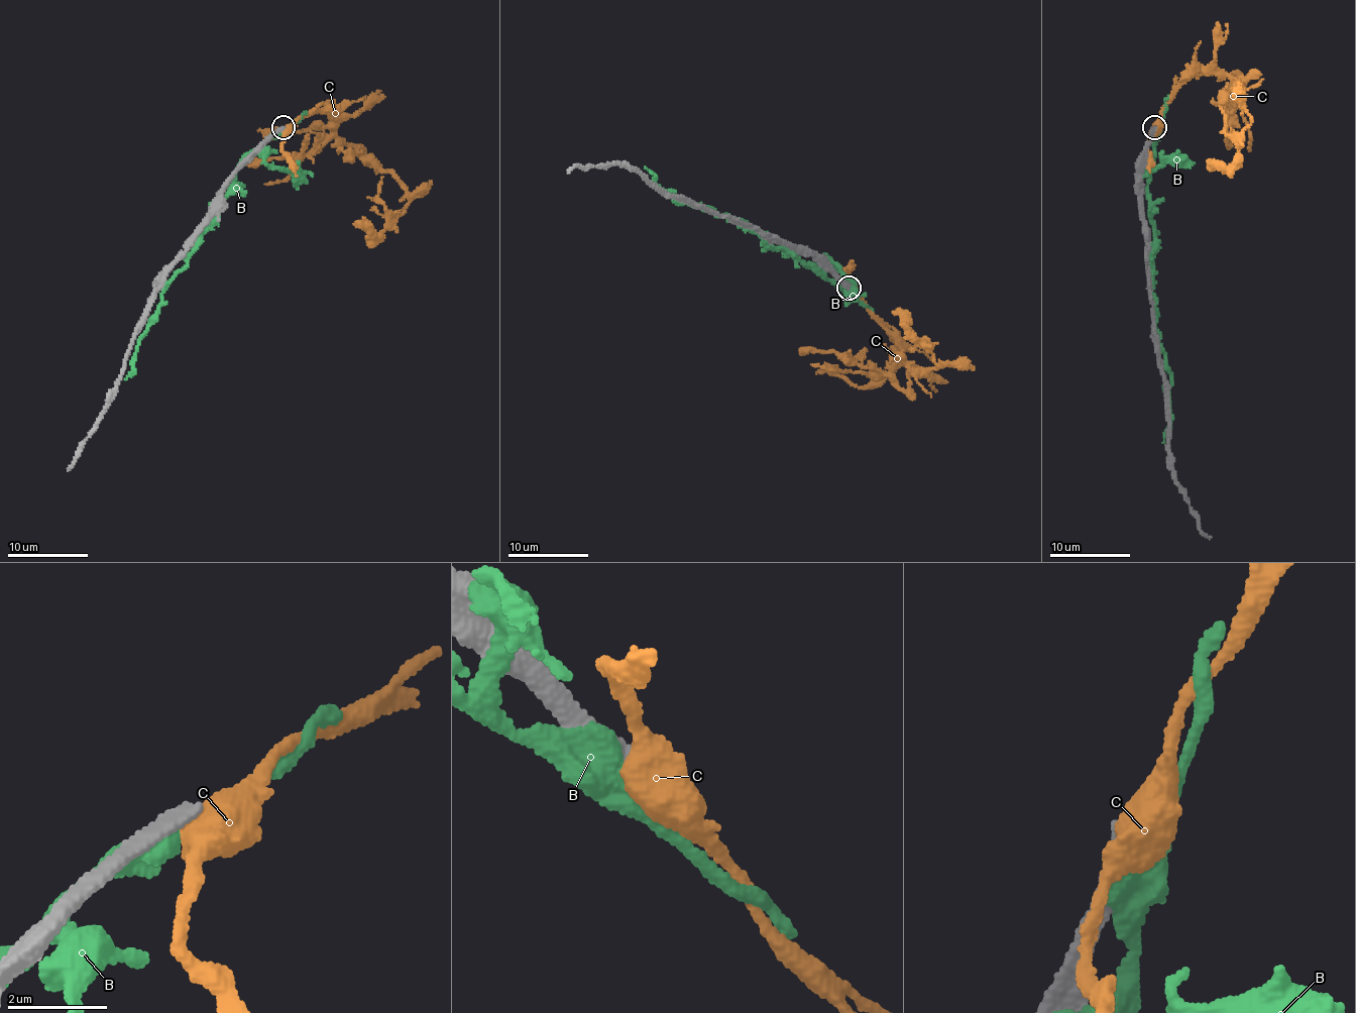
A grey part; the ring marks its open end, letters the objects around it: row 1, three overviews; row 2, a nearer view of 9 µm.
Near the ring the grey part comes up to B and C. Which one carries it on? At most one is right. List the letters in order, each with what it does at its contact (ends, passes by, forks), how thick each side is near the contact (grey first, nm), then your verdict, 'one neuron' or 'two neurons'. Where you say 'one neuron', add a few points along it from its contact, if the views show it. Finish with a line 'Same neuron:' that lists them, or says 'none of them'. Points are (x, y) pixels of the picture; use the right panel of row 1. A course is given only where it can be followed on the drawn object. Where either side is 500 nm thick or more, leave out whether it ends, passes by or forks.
B: calibres 550 and 550 nm; two neurons
C: calibres 440 and 550 nm; two neurons
Same neuron: none of them

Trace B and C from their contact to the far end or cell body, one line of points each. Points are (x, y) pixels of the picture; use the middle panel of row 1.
B: (842, 284), (818, 273), (789, 249), (768, 243), (747, 223), (688, 201), (674, 199), (664, 191), (645, 166)
C: (849, 287), (892, 336), (892, 381), (906, 390), (910, 372), (946, 363), (936, 364), (892, 311)

